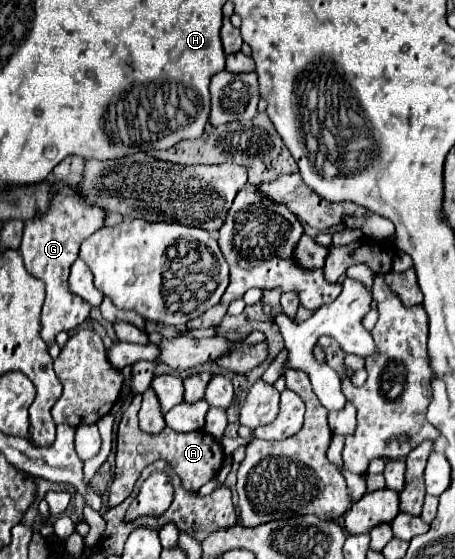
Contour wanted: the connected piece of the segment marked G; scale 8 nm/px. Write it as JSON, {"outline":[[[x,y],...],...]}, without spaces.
{"outline":[[[74,155],[66,157],[52,171],[54,183],[58,181],[58,193],[54,195],[50,211],[44,217],[24,223],[24,235],[20,243],[24,265],[34,277],[46,283],[46,301],[42,307],[42,339],[46,341],[46,345],[54,343],[60,331],[70,331],[82,325],[90,313],[90,305],[68,289],[68,269],[78,257],[80,243],[102,227],[106,213],[98,207],[84,205],[76,197],[76,185],[82,179],[82,165],[84,165],[82,157],[74,157]]]}

